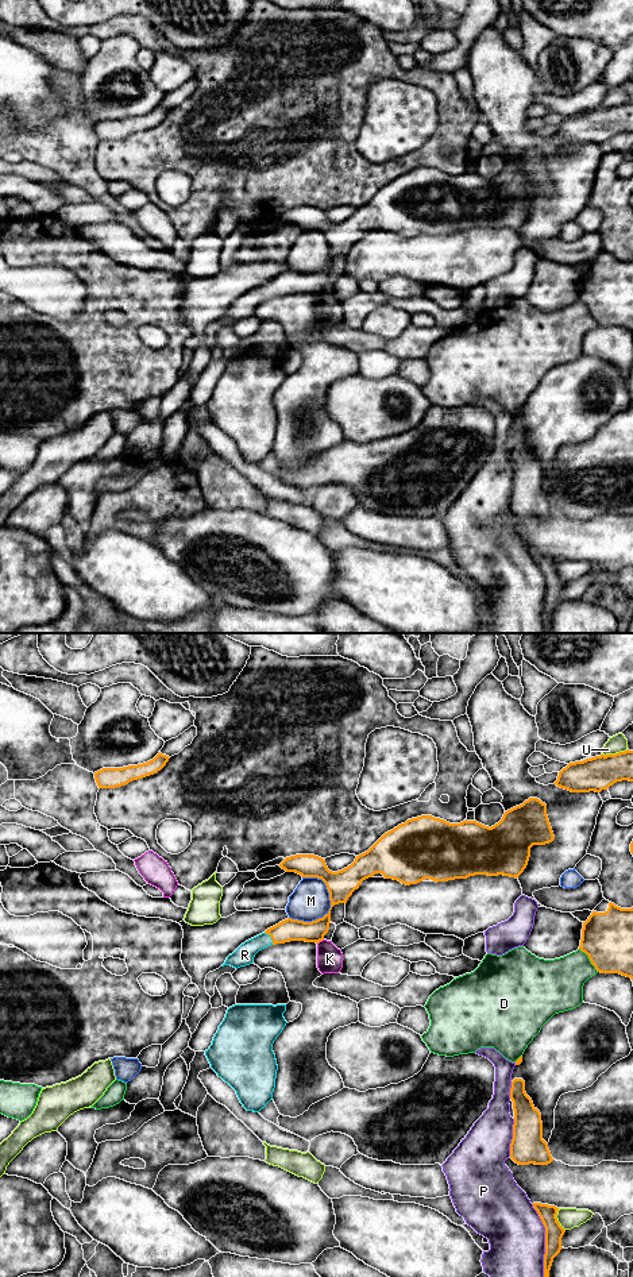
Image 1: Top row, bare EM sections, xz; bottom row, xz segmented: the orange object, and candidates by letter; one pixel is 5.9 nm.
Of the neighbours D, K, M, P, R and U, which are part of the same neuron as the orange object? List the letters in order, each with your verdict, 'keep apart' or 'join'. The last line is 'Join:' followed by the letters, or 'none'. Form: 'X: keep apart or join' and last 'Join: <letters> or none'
D: keep apart
K: keep apart
M: keep apart
P: keep apart
R: join
U: keep apart
Join: R

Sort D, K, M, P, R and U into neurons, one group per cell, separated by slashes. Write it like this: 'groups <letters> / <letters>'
groups D / K P / M / R / U

